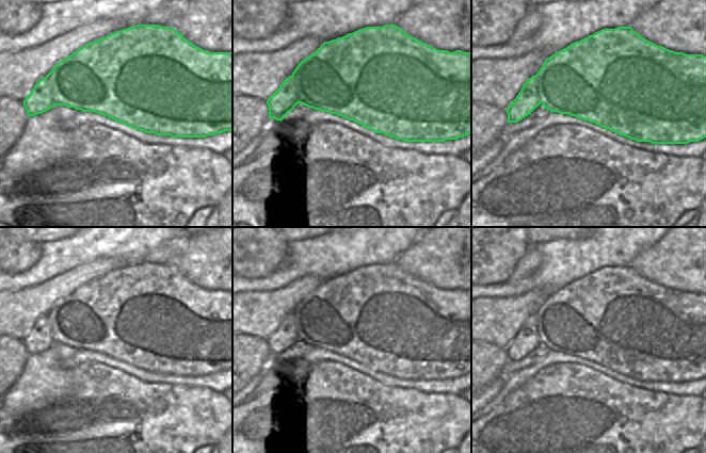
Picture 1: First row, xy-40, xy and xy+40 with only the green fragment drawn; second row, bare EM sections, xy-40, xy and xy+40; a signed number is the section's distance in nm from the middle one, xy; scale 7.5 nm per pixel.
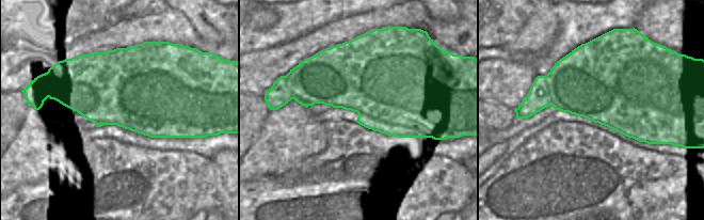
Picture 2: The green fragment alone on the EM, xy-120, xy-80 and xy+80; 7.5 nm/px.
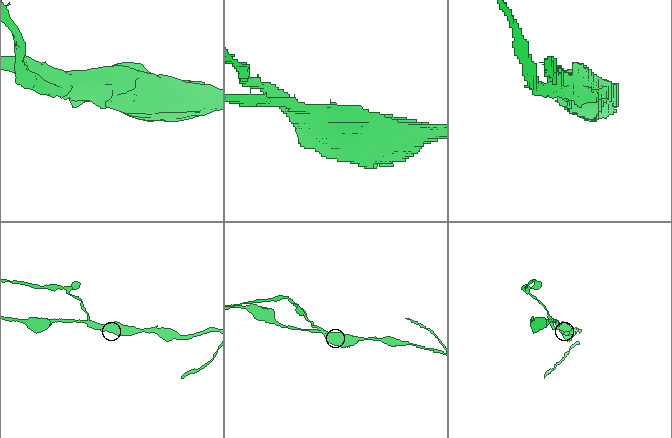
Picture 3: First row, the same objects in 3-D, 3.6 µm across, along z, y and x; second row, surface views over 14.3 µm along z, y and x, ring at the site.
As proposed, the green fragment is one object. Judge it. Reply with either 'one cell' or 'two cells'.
two cells

